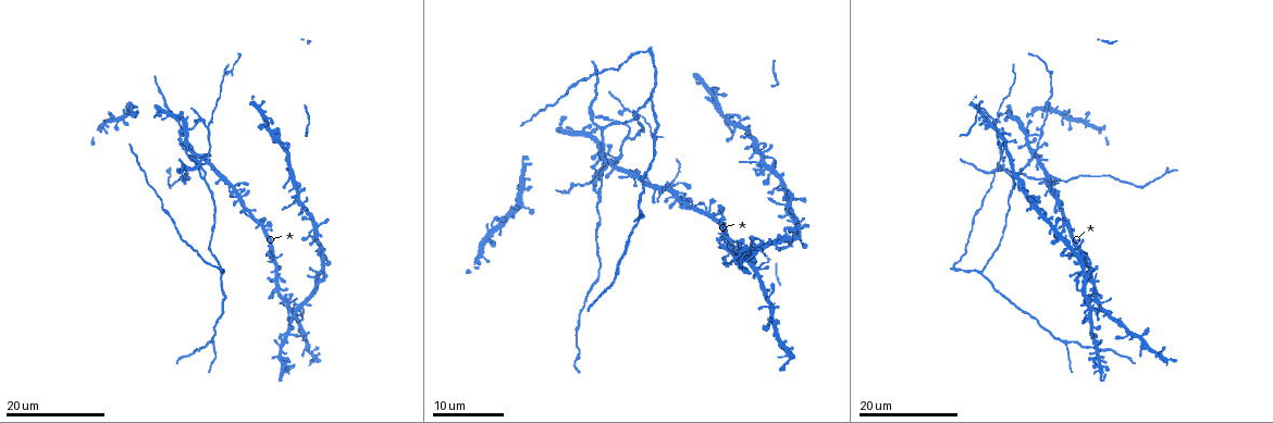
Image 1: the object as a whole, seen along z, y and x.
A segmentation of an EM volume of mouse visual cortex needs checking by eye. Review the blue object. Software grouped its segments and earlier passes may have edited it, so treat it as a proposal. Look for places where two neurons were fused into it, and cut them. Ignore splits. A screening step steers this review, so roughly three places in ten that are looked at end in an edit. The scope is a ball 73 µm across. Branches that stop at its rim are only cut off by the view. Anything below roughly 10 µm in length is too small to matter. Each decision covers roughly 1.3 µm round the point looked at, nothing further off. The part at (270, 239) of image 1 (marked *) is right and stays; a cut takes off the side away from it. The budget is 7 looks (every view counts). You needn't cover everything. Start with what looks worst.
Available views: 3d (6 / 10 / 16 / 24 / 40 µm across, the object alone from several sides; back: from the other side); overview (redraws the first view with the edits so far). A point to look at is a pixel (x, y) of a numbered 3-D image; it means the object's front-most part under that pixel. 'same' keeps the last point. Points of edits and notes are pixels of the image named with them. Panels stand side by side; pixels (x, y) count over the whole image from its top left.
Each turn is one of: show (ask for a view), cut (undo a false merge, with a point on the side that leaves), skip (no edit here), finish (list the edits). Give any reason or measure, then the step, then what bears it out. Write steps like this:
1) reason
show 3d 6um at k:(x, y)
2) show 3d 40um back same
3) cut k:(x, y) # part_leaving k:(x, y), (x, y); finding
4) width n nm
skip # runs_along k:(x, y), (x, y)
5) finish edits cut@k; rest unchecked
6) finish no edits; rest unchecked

four arms meet
show 3d 16um at 1:(621, 122)

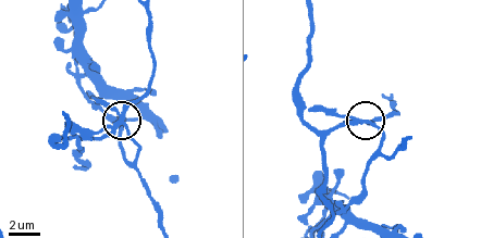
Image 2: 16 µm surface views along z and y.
show 3d 6um at 2:(117, 123)

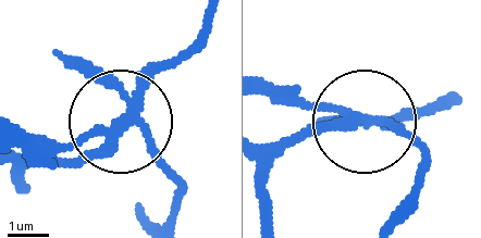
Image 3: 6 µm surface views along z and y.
arms 4
cut 3:(174, 67) # part_leaving 3:(375, 121), (336, 121), (295, 142), (268, 173), (264, 225); two neurons meet here

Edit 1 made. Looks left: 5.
show overview

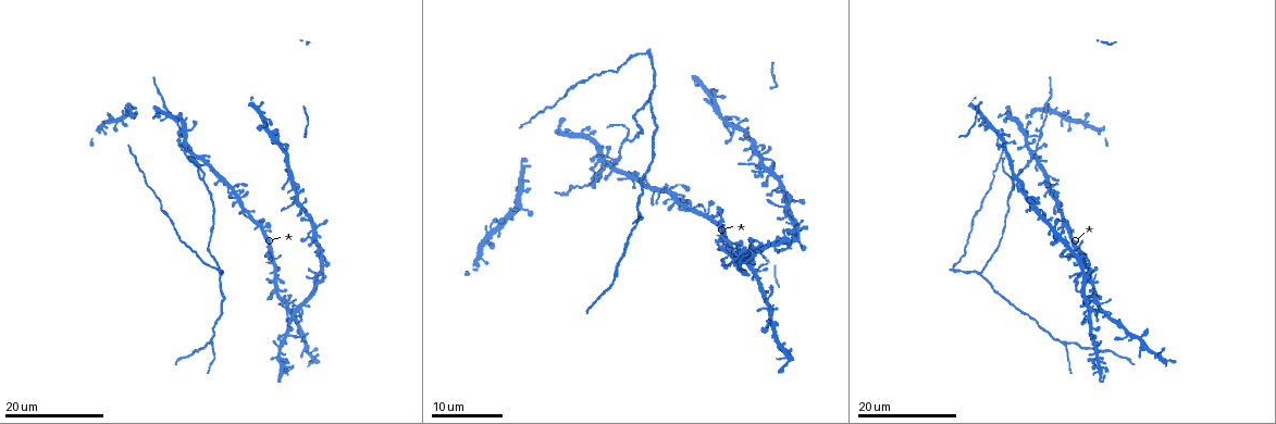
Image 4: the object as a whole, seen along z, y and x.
show 3d 16um at 4:(728, 130)

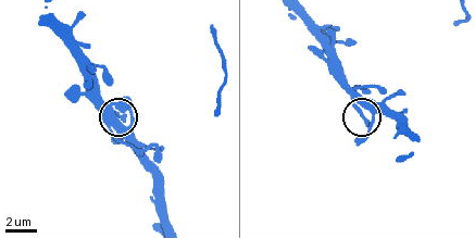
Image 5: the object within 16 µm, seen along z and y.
show 3d 10um at 5:(357, 111)

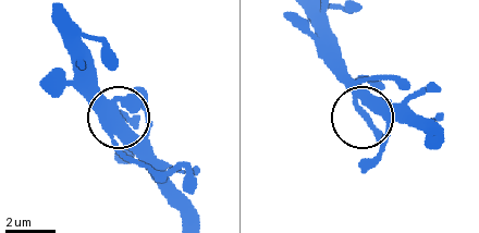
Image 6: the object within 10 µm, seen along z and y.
show 3d 6um at 6:(366, 117)

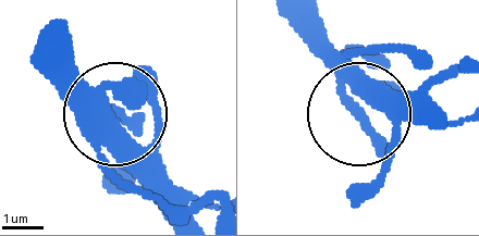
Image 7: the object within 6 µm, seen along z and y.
skip # one neuron here

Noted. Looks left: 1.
finish edits cut@3; rest unchecked

